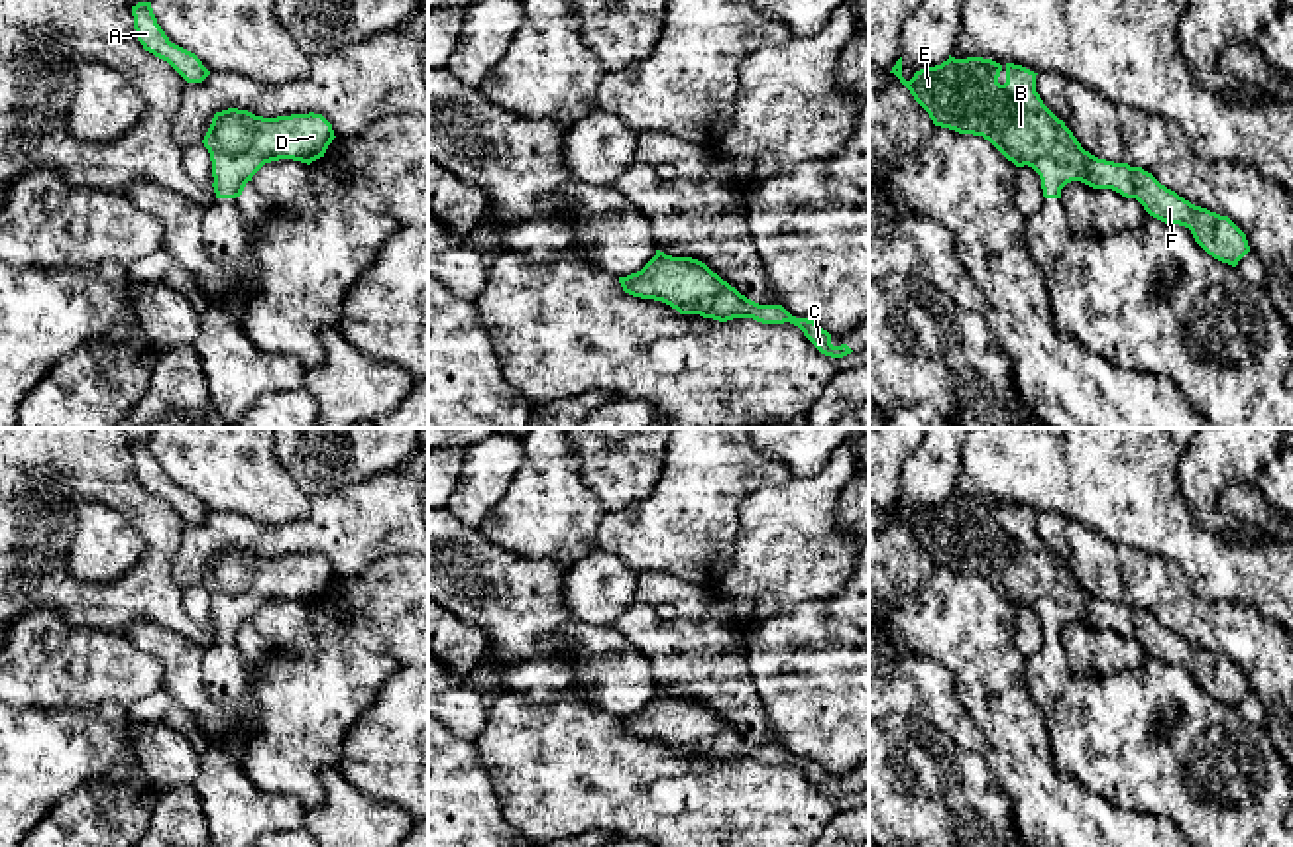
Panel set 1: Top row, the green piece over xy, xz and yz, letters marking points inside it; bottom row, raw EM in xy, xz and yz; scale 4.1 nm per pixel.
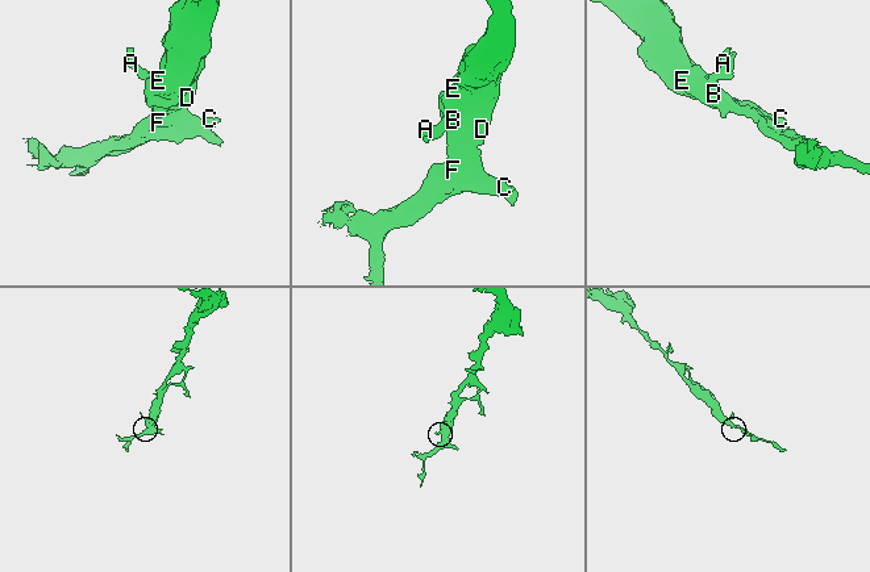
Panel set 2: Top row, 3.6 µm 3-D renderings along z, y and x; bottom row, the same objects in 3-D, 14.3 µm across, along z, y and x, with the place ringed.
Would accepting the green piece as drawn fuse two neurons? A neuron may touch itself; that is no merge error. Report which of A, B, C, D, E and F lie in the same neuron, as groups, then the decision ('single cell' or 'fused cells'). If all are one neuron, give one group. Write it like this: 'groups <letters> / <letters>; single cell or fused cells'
groups A B C D E F; single cell

